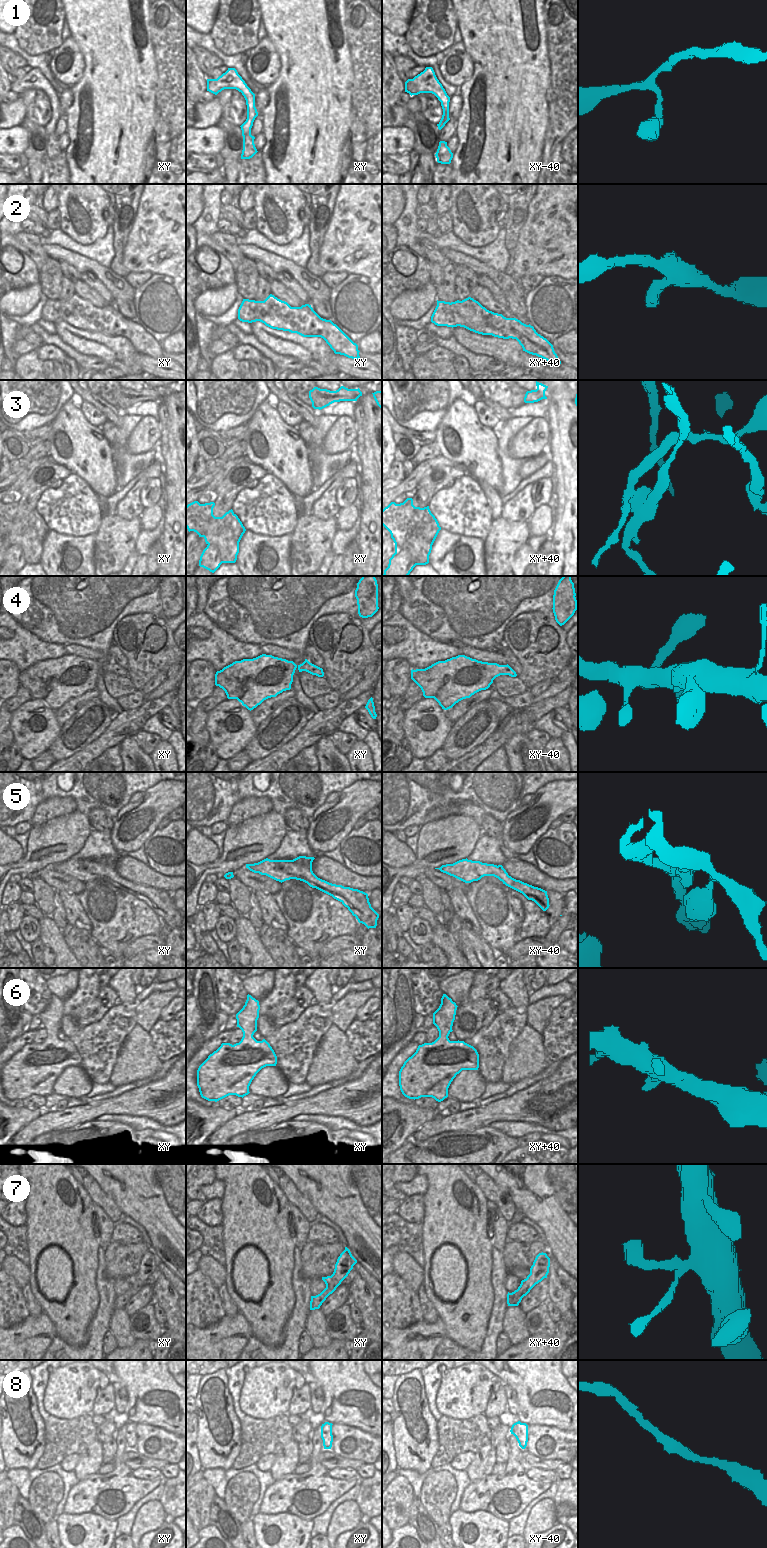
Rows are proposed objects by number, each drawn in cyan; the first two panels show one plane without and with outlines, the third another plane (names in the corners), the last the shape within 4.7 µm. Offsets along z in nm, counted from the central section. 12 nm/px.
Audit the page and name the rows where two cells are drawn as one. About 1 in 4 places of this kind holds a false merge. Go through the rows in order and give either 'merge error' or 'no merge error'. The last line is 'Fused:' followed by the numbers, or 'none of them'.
1: no merge error
2: no merge error
3: merge error
4: no merge error
5: merge error
6: no merge error
7: no merge error
8: no merge error
Fused: 3, 5

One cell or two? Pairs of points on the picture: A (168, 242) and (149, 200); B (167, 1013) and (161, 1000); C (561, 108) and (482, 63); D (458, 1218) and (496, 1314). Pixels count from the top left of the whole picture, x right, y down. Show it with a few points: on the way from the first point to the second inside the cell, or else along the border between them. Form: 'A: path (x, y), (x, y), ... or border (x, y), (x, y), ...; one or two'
A: path (168, 232), (168, 224), (159, 215), (159, 210); one
B: border (175, 996), (161, 1011), (159, 1018); two
C: border (551, 76), (551, 82), (546, 91), (548, 122); two
D: border (491, 1283), (493, 1307), (487, 1323), (487, 1329); two

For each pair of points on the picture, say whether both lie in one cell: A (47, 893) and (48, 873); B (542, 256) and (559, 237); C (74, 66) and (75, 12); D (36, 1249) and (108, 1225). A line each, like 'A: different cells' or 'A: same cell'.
A: different cells
B: same cell
C: different cells
D: different cells

